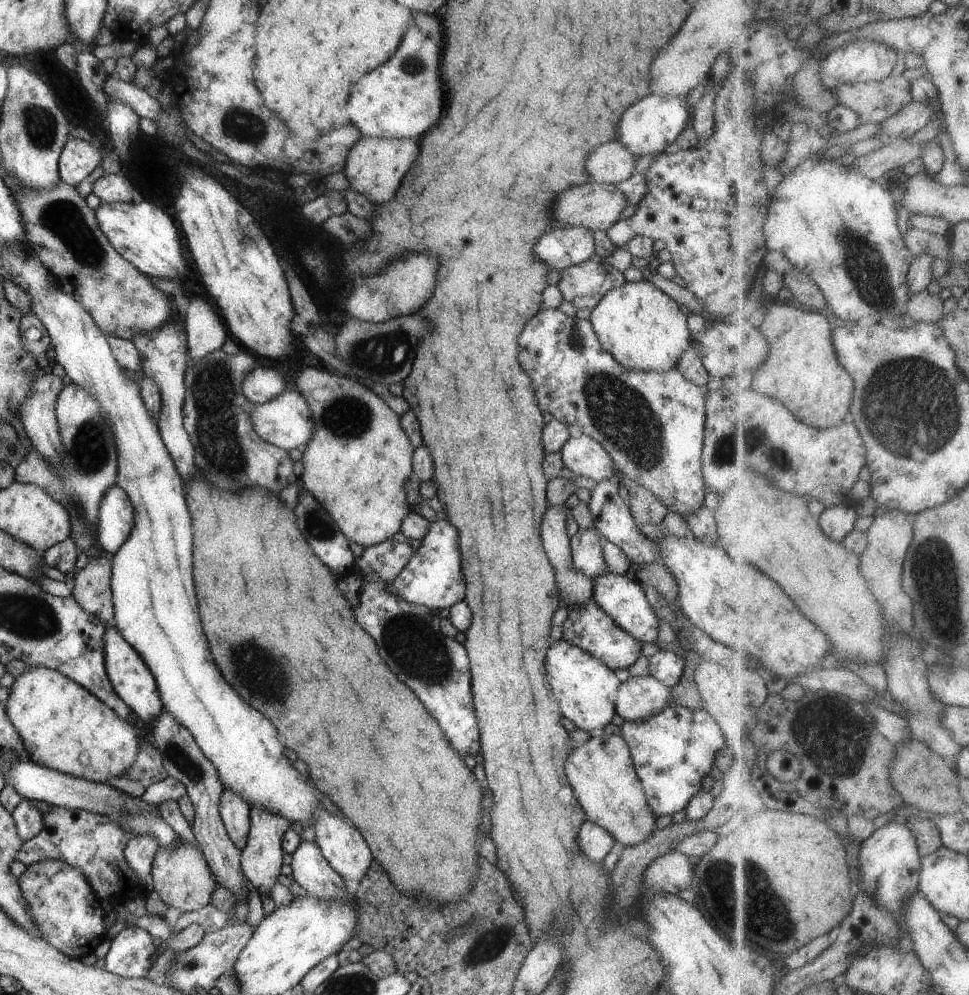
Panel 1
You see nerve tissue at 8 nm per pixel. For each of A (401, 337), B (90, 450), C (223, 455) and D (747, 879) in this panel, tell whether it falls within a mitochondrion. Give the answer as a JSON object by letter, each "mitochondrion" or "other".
{"A":"other","B":"mitochondrion","C":"mitochondrion","D":"mitochondrion"}

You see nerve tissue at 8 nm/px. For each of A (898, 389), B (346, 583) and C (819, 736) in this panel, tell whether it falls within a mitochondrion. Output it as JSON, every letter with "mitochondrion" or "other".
{"A":"mitochondrion","B":"other","C":"mitochondrion"}

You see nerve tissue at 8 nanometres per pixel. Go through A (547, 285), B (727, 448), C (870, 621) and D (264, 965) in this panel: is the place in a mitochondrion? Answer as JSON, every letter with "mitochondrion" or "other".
{"A":"other","B":"mitochondrion","C":"other","D":"other"}

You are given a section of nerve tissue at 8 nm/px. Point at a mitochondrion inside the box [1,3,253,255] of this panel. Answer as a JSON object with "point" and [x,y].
{"point":[40,125]}

